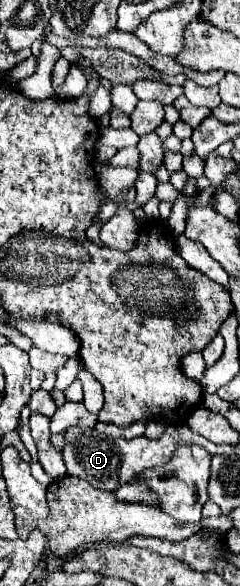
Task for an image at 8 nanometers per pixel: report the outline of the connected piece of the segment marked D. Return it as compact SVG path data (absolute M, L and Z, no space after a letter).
M166 424L164 434L160 434L160 438L148 438L144 434L144 436L136 436L132 440L108 438L94 428L84 430L80 426L70 426L64 432L64 440L66 440L66 446L64 446L62 454L64 454L68 474L84 478L98 490L106 490L106 492L116 492L118 486L128 484L144 468L152 468L152 466L160 466L160 464L168 462L168 458L172 456L178 442L188 442L188 444L202 442L202 438L198 434L194 434L186 424Z

